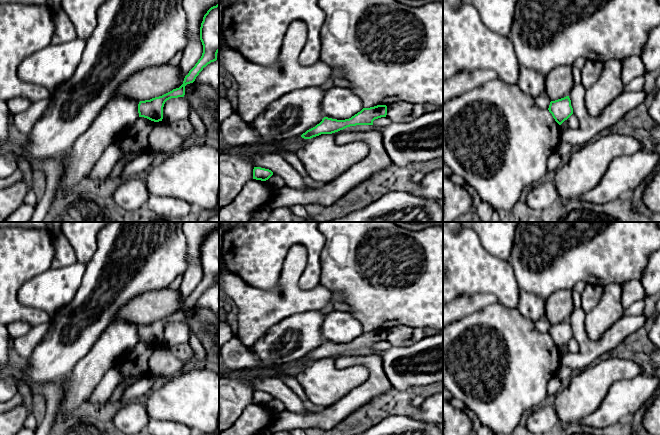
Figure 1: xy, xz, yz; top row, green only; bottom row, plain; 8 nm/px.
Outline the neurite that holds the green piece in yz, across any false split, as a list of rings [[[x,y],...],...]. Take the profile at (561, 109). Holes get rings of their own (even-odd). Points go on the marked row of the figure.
[[[569,96],[551,101],[548,110],[559,125],[573,114]]]

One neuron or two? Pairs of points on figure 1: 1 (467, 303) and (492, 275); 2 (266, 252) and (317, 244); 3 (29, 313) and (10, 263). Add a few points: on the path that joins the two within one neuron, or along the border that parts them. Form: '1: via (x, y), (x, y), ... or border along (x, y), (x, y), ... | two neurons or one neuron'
1: border along (498, 299), (491, 293), (471, 293), (453, 300) | two neurons
2: via (279, 239), (304, 238) | one neuron
3: via (15, 304), (10, 299), (10, 277) | one neuron

